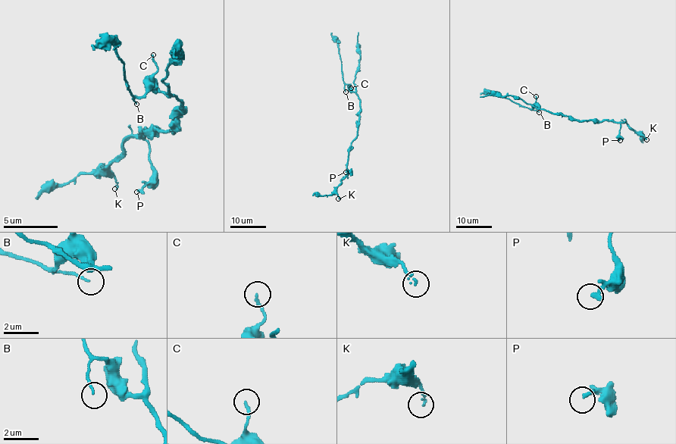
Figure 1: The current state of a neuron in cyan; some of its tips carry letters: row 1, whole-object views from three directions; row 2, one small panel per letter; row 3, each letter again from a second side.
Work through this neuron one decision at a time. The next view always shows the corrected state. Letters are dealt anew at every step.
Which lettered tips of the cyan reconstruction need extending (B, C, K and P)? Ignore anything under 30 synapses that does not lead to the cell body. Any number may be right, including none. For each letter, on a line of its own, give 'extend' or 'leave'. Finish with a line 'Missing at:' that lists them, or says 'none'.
B: leave
C: leave
K: extend
P: leave
Missing at: K

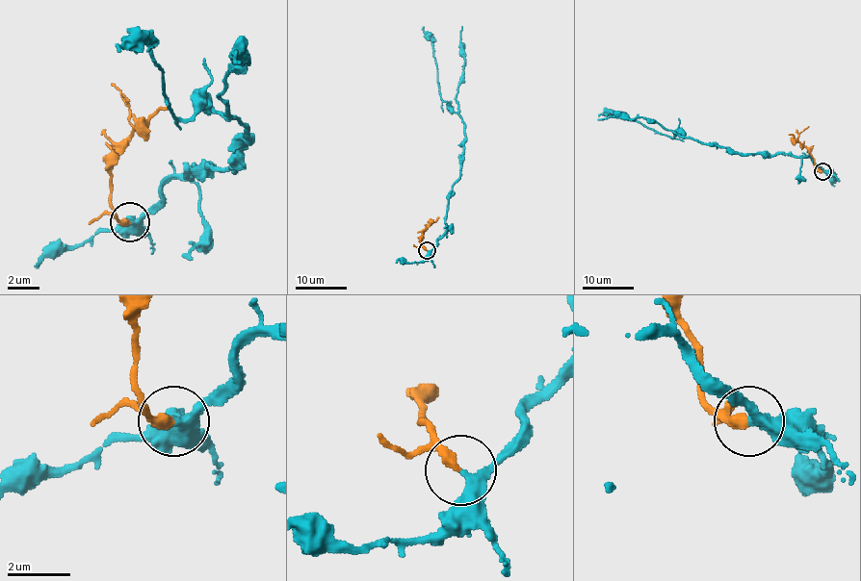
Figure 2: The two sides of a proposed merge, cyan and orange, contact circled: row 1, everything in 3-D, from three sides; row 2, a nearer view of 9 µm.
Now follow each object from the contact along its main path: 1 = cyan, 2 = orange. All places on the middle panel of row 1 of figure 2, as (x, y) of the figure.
1: (427, 250), (443, 234), (448, 192), (459, 175), (465, 129), (461, 117), (439, 94), (431, 40), (424, 26)
2: (427, 250), (420, 242), (427, 226), (420, 237)

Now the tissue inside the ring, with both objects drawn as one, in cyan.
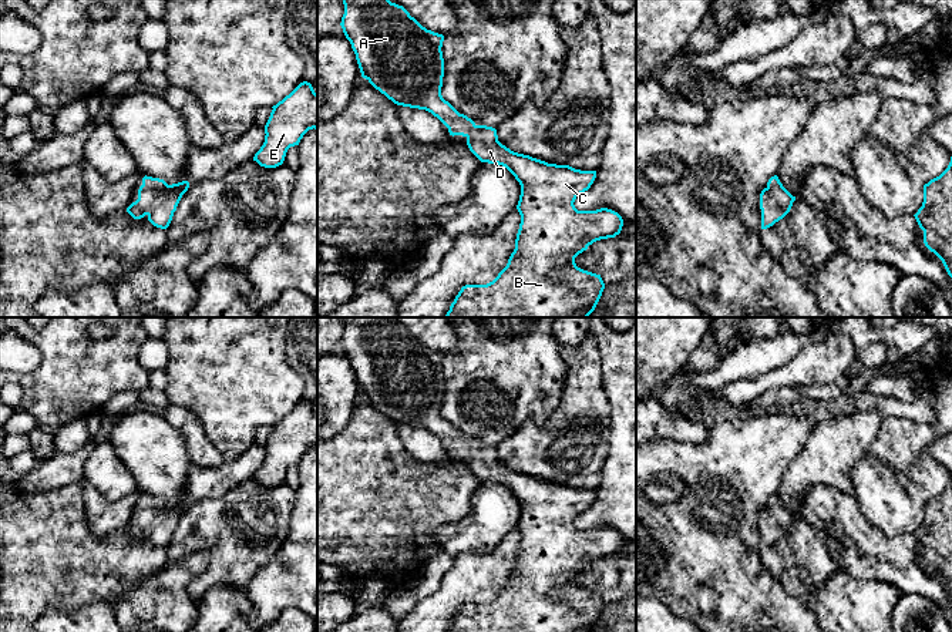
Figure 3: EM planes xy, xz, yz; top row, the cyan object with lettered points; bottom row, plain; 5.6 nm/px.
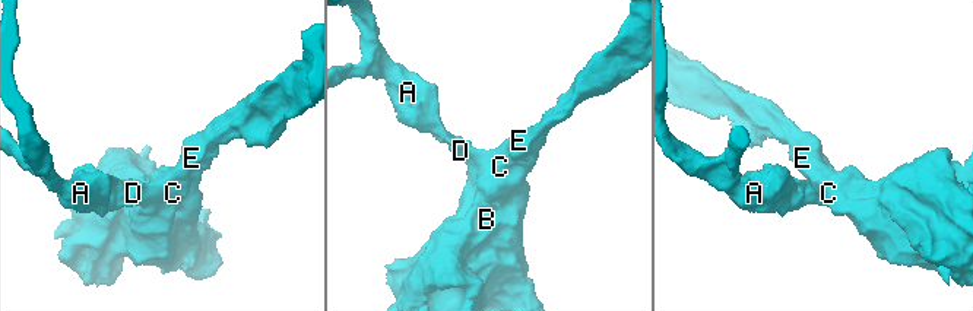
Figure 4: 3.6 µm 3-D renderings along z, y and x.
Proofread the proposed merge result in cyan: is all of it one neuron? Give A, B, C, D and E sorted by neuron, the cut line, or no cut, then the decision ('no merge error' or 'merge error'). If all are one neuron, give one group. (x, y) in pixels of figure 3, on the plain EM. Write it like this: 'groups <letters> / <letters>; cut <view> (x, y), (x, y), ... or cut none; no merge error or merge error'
groups A B C D E; cut none; no merge error

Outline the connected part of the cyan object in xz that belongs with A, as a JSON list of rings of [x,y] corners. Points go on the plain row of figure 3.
[[[388,317],[342,319],[344,333],[340,344],[356,373],[361,396],[394,423],[431,431],[448,447],[450,454],[465,455],[470,470],[481,481],[505,485],[521,504],[521,514],[517,524],[521,542],[515,558],[515,568],[507,585],[487,604],[462,605],[447,632],[592,632],[602,615],[605,602],[601,594],[578,586],[575,576],[593,561],[615,557],[623,545],[622,535],[612,528],[578,530],[573,524],[575,518],[591,507],[596,497],[596,490],[581,490],[569,484],[548,483],[529,474],[514,471],[502,464],[498,460],[495,447],[477,444],[443,417],[443,353],[427,349],[403,325],[391,322]]]

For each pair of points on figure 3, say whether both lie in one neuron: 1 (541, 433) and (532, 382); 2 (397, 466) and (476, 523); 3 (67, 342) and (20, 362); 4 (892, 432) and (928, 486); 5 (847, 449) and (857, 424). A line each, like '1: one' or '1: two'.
1: two
2: two
3: two
4: two
5: one

